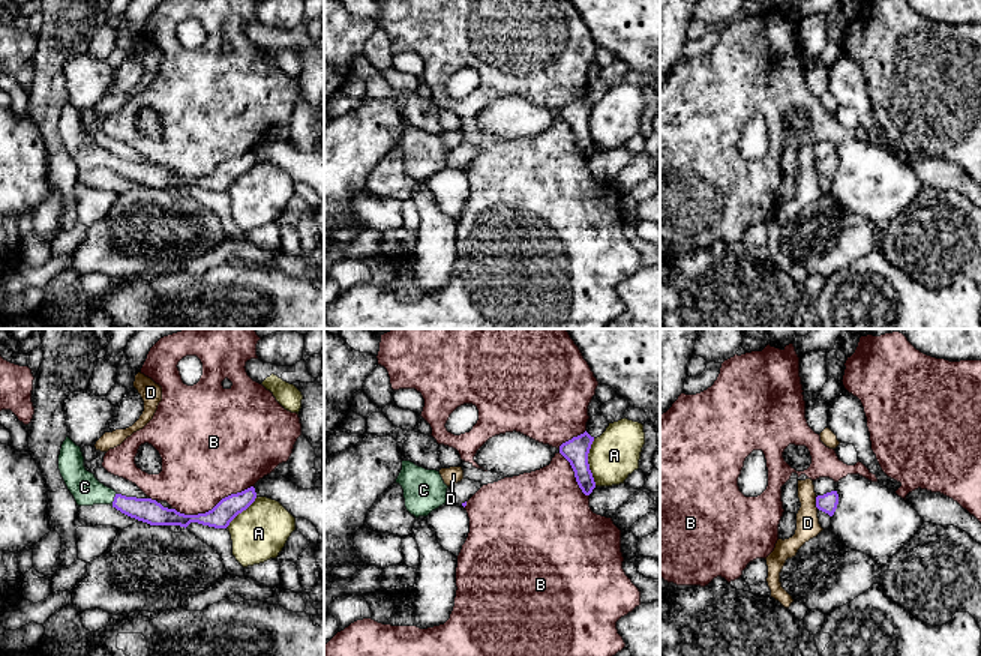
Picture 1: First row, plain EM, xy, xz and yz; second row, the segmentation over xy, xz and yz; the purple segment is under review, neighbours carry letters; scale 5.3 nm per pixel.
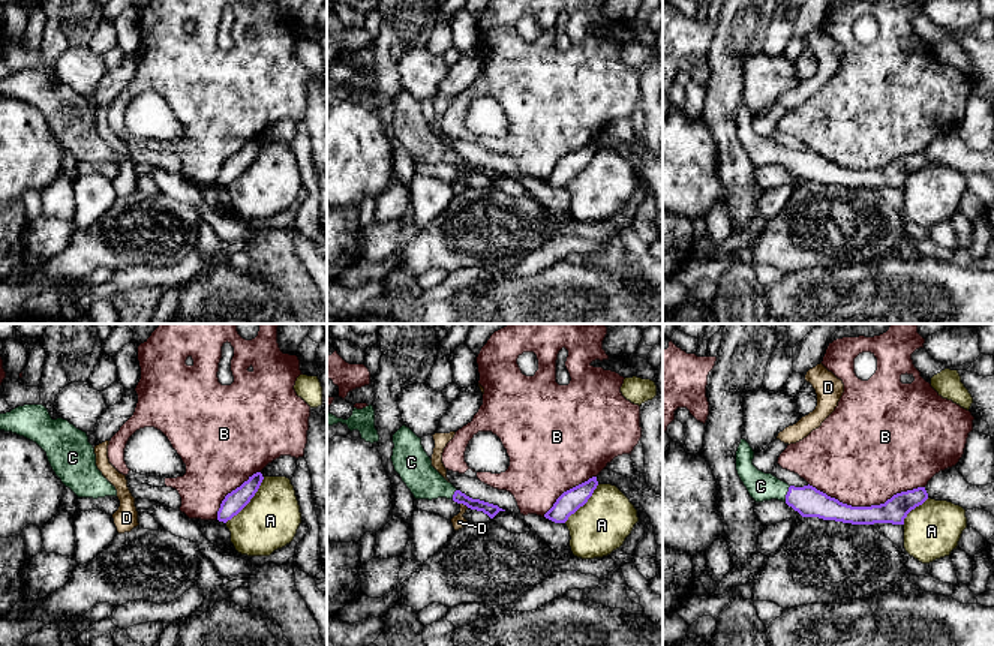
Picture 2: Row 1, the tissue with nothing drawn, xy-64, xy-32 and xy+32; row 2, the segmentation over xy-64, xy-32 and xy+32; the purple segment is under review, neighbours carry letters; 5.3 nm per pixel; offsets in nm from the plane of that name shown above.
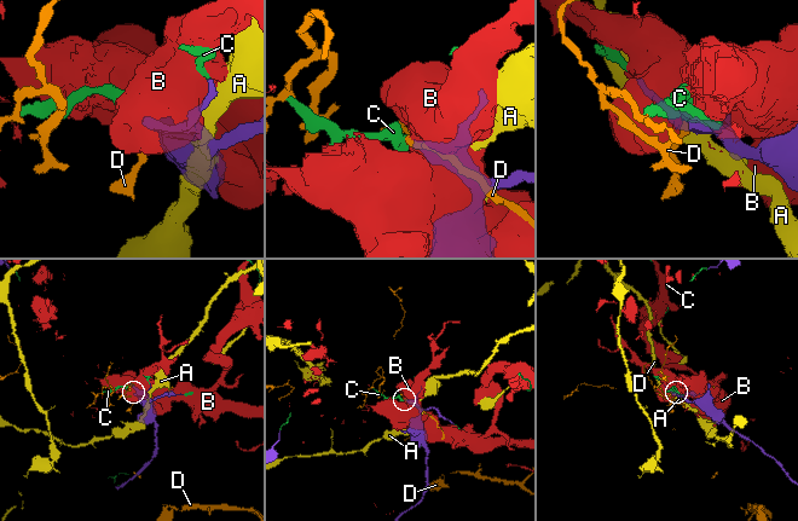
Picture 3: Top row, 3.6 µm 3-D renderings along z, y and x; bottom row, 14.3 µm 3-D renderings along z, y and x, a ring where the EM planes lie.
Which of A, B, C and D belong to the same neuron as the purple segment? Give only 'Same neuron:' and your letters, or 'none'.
Same neuron: C

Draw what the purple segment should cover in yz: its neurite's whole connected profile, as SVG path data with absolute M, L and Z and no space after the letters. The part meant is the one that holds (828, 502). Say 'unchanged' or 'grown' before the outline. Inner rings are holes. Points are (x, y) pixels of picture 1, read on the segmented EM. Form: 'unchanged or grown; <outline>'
unchanged; M837 491L826 492L824 495L816 497L816 507L830 516L834 515L838 504L838 494Z

